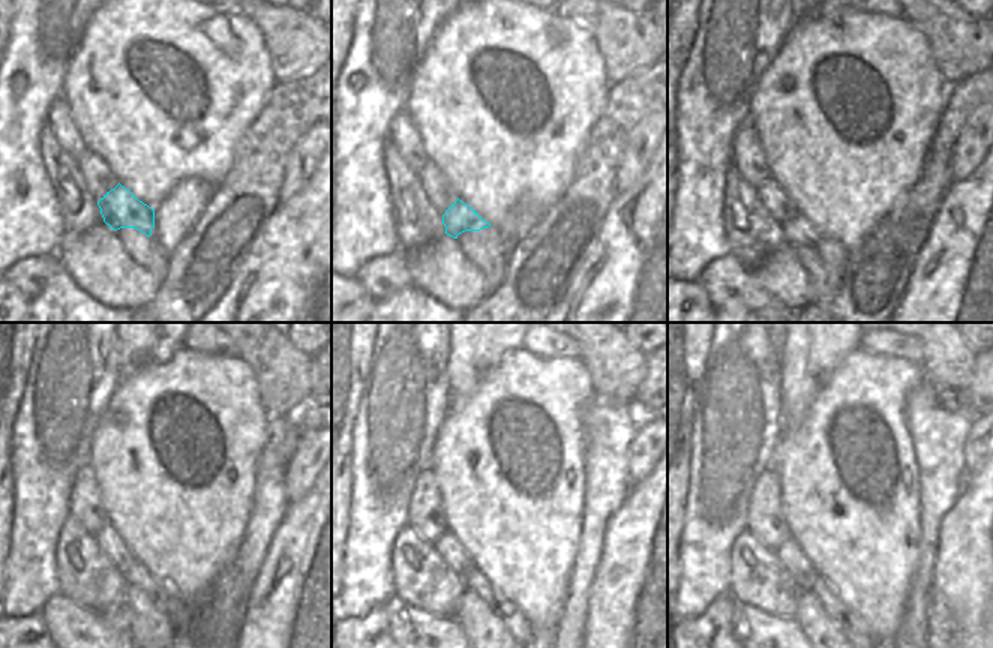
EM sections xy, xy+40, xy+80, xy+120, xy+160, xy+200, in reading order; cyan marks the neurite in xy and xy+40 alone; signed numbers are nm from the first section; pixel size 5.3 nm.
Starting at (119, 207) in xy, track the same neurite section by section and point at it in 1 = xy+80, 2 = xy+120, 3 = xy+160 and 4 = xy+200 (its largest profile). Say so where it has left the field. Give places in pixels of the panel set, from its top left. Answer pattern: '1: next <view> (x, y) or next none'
1: next xy+80 (798, 231)
2: next xy+120 (137, 575)
3: next xy+160 (474, 579)
4: next xy+200 (821, 584)

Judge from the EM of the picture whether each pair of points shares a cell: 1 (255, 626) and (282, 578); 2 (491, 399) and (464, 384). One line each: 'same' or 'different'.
1: same
2: different

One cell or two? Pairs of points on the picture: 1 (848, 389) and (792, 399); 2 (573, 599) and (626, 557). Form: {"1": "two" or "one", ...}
{"1": "two", "2": "two"}

